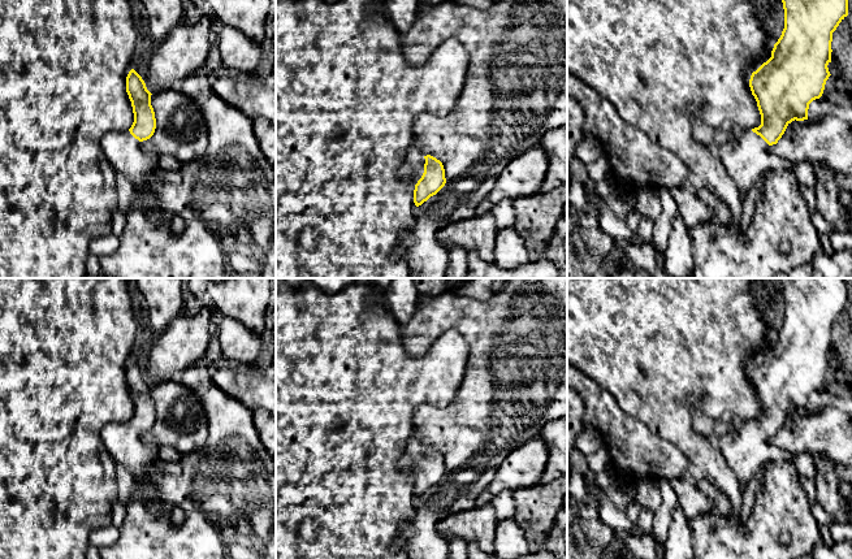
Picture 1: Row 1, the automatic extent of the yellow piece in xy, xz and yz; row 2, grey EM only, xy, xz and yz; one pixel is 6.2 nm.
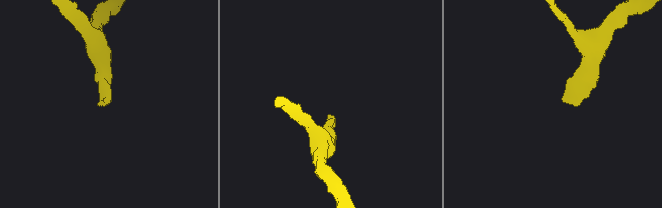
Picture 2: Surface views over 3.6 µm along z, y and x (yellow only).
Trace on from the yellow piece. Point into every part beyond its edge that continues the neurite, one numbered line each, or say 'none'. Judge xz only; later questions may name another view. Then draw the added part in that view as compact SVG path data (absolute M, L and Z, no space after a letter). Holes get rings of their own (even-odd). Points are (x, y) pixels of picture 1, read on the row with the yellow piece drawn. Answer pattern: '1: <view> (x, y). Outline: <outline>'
1: xz (412, 169). Outline: M411 146L405 157L405 164L398 172L399 178L416 185L424 173L424 164L425 159L424 155L420 152L419 146Z

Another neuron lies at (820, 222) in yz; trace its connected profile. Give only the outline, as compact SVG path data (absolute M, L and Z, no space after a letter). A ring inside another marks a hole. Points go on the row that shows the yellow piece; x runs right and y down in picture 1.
M819 212L812 213L812 220L818 234L831 234L834 231L832 226L825 220L825 217Z

